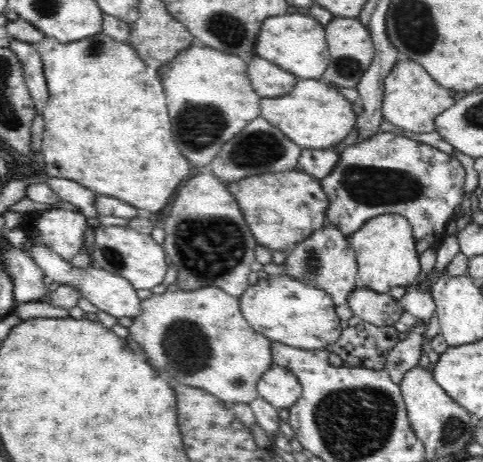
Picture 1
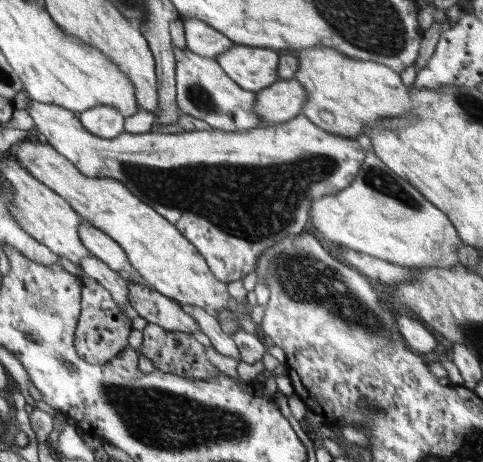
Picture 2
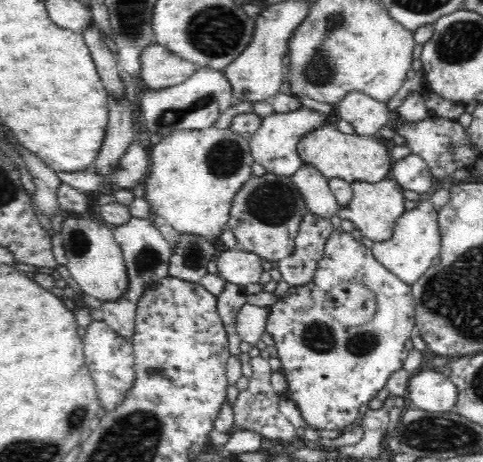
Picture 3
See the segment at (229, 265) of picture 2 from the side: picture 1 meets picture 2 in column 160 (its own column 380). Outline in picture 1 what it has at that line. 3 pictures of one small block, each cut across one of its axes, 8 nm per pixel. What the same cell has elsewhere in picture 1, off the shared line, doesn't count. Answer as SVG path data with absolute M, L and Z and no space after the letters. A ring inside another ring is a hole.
M392 132L374 134L372 138L368 138L364 142L356 142L354 146L346 148L342 152L336 168L332 170L332 174L322 178L322 188L330 198L326 218L328 218L328 224L338 226L340 232L350 240L350 236L368 218L372 218L376 214L392 214L392 212L402 214L412 224L414 238L428 240L430 248L438 250L436 246L442 244L446 238L444 230L446 230L446 224L450 222L450 216L462 204L464 182L466 182L466 170L462 168L462 164L454 156L450 156L438 148L432 148L428 144L392 134Z

